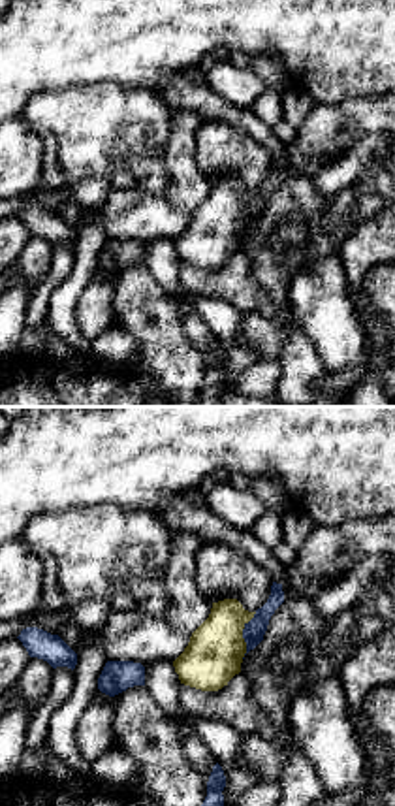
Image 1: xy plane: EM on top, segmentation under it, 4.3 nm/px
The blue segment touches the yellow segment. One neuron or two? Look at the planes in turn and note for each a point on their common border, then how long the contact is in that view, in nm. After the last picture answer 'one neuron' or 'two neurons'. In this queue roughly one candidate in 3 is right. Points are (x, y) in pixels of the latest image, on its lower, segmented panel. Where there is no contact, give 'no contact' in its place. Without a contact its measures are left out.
contact (243, 635); length 220 nm

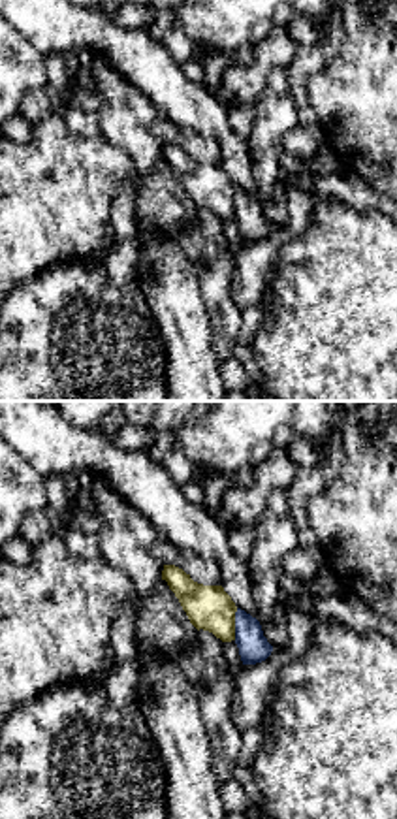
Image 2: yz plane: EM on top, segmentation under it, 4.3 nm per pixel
contact (236, 624); length 140 nm

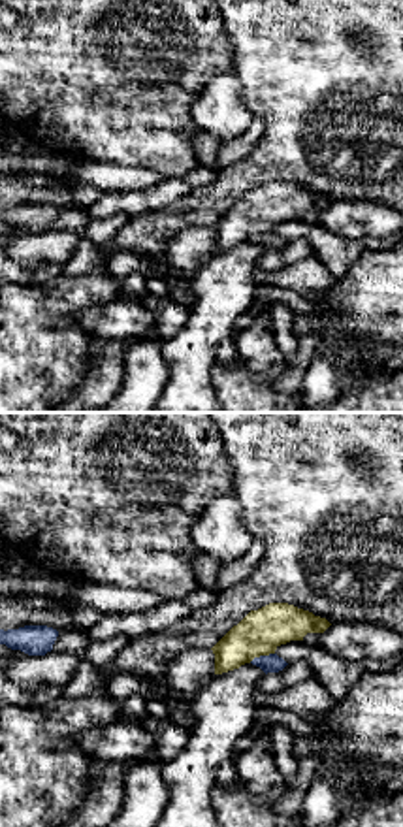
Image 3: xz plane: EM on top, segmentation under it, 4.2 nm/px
contact (260, 656); length 120 nm

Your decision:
two neurons

